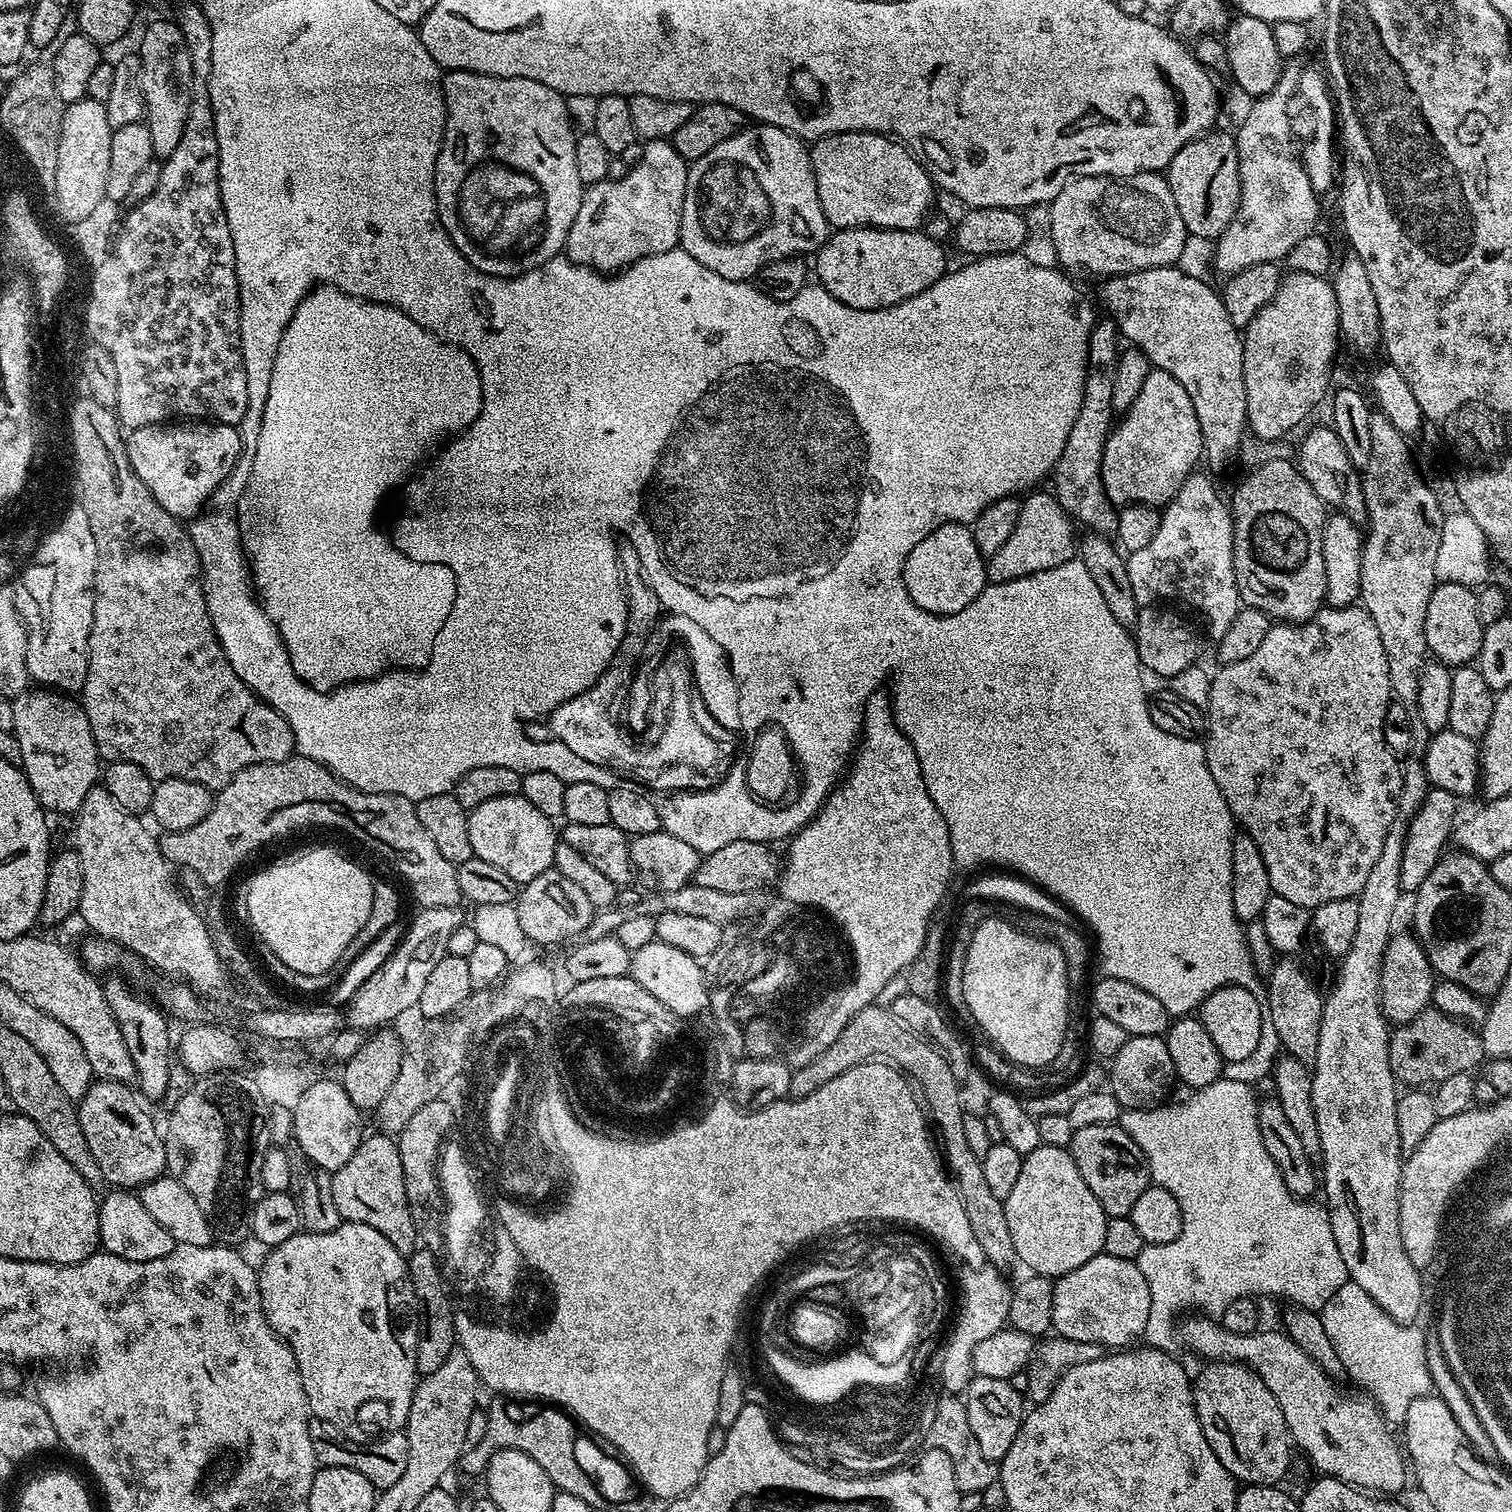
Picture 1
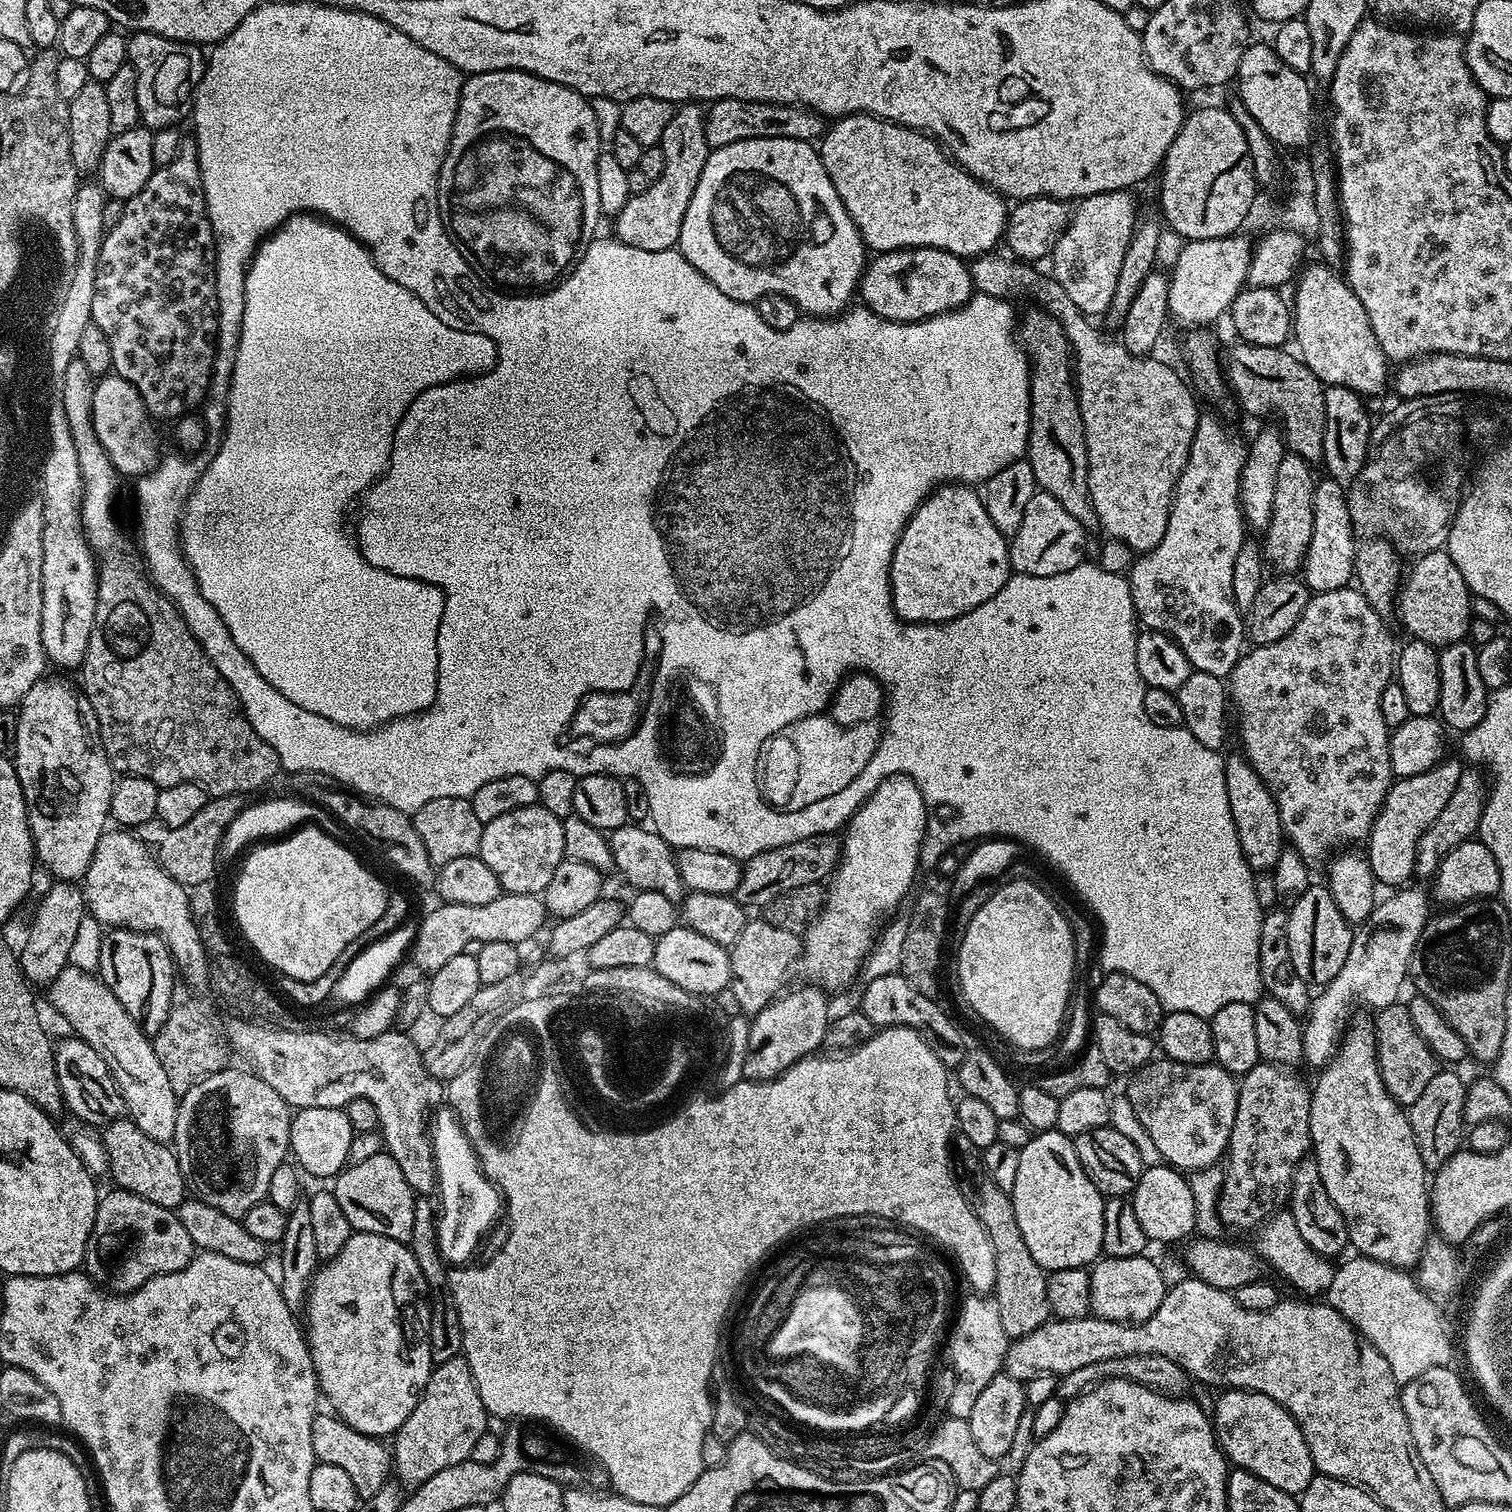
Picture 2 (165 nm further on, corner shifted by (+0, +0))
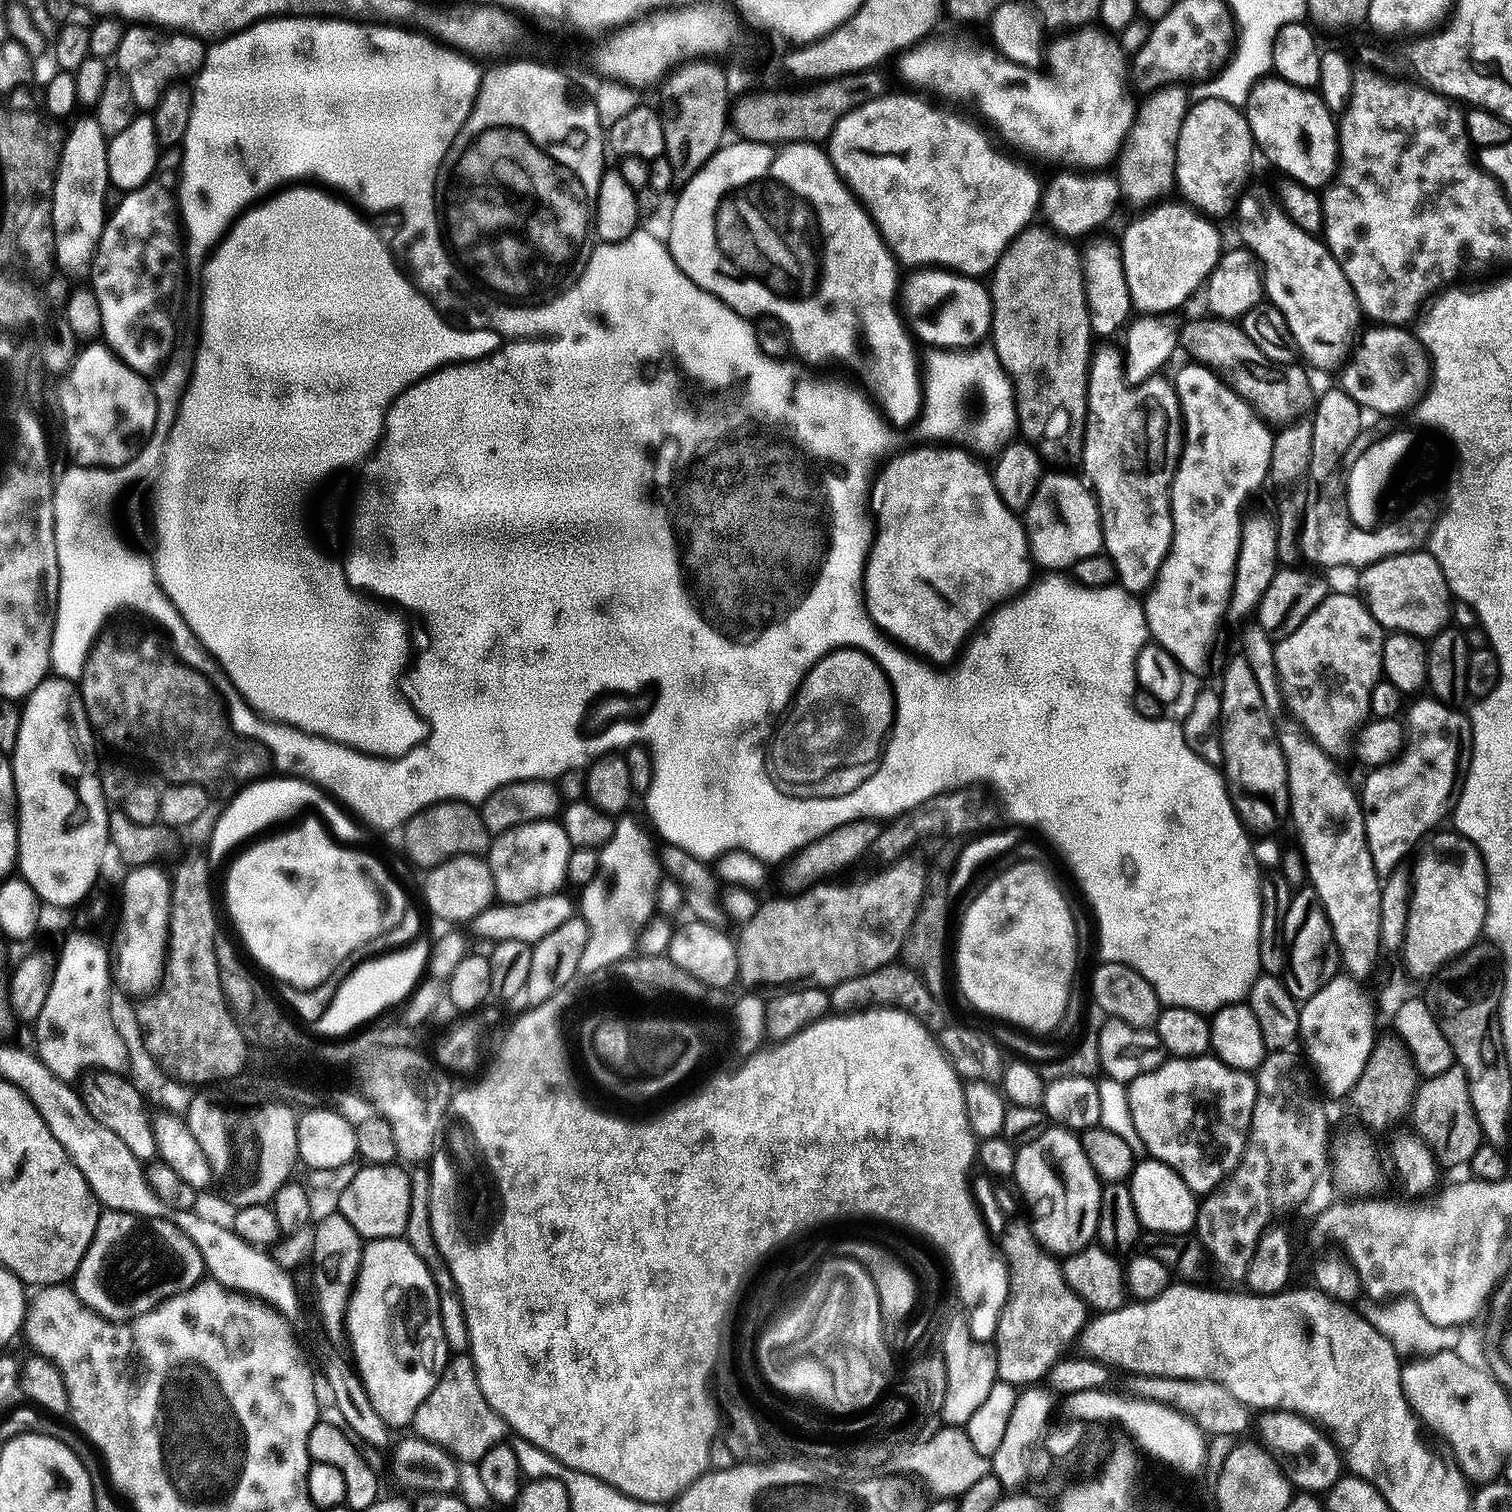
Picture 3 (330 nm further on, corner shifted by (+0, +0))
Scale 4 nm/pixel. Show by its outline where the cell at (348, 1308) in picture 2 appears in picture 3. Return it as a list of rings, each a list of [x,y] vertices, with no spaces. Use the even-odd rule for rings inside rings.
[[[386,1238],[365,1243],[358,1278],[352,1287],[348,1309],[344,1315],[344,1331],[347,1347],[352,1347],[350,1356],[354,1361],[355,1372],[364,1383],[374,1410],[378,1410],[378,1418],[382,1418],[382,1422],[386,1422],[389,1429],[407,1429],[418,1406],[426,1402],[426,1394],[434,1390],[450,1359],[448,1343],[442,1334],[440,1295],[436,1283],[426,1262],[422,1262],[422,1258],[414,1254],[407,1240]]]

